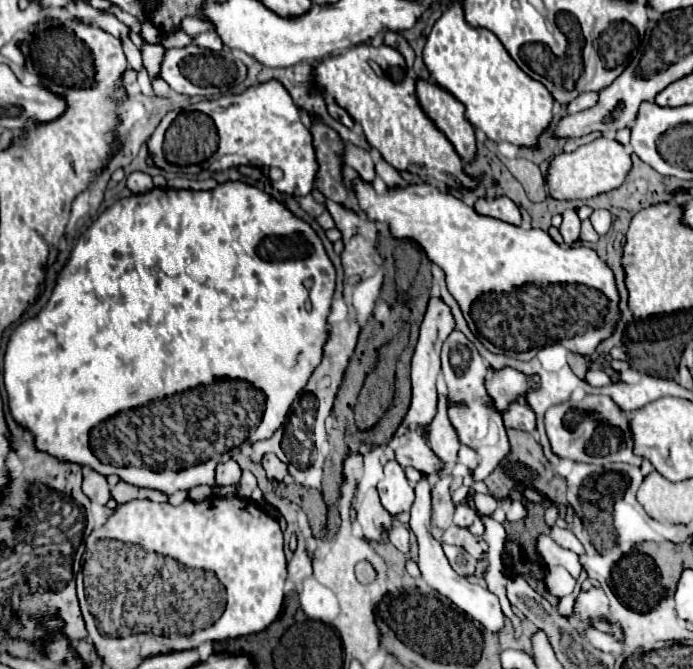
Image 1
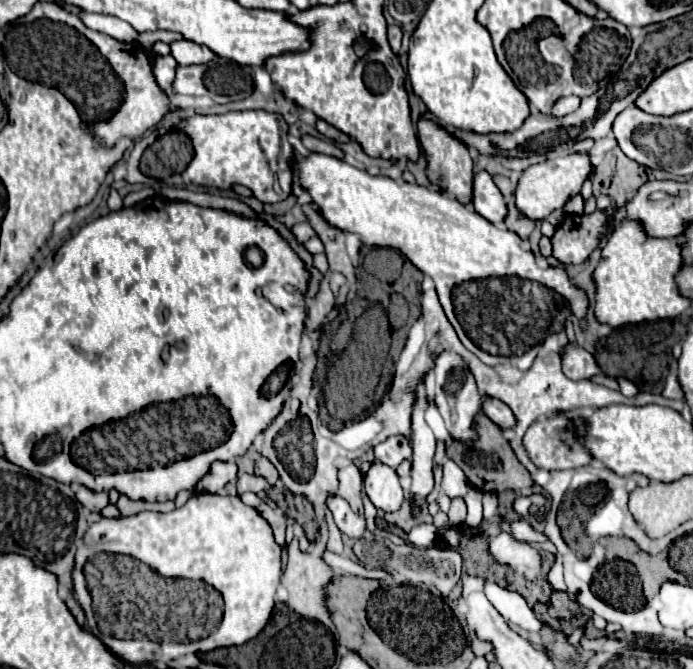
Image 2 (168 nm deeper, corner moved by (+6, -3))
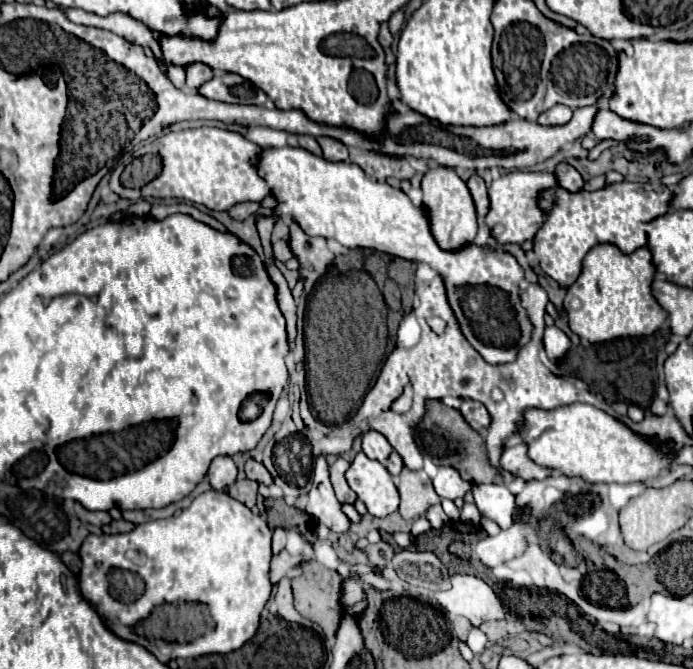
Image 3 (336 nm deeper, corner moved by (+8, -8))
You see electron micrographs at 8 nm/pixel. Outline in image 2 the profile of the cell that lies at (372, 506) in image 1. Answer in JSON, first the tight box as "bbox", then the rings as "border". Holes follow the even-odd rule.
{"bbox":[338,464,364,514],"border":[[[350,464],[346,468],[340,468],[338,472],[338,478],[340,478],[340,490],[338,494],[348,500],[350,508],[358,514],[364,514],[364,504],[362,504],[362,490],[364,490],[364,478],[360,474],[360,470]]]}

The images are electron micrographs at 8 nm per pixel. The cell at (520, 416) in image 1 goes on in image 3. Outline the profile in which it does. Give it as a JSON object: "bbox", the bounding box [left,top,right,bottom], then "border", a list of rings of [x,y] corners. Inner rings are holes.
{"bbox":[460,399,490,431],"border":[[[464,399],[462,405],[460,405],[460,413],[464,415],[464,421],[468,421],[468,425],[476,431],[482,431],[488,427],[490,423],[490,415],[486,411],[486,407],[478,401],[472,401],[472,399]]]}

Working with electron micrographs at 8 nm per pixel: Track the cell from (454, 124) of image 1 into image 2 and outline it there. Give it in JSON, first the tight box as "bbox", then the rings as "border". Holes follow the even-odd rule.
{"bbox":[418,116,474,204],"border":[[[420,116],[418,120],[418,138],[428,160],[428,178],[444,192],[454,194],[460,202],[468,204],[472,198],[472,176],[474,176],[472,174],[474,164],[468,148],[462,146],[462,142],[458,142],[458,138],[454,138],[442,124],[424,116]]]}

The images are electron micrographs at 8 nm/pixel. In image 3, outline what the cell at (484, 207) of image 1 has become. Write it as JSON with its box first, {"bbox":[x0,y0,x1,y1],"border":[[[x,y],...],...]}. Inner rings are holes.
{"bbox":[466,175,488,217],"border":[[[472,175],[472,177],[466,181],[466,185],[468,185],[470,195],[472,195],[472,199],[474,199],[478,217],[484,217],[484,215],[488,213],[488,191],[486,191],[484,179],[482,179],[480,175]]]}

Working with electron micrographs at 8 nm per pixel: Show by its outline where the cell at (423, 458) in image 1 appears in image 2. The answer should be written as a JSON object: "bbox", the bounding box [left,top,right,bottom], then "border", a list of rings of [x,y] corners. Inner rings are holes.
{"bbox":[374,434,412,468],"border":[[[402,434],[390,436],[384,442],[374,446],[374,456],[378,462],[390,466],[390,468],[398,468],[402,460],[410,460],[412,450],[410,450],[410,440],[402,438]]]}

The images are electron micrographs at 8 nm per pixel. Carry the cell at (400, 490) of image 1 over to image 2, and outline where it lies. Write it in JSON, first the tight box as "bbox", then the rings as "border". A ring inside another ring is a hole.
{"bbox":[364,462,404,512],"border":[[[372,462],[364,490],[372,504],[384,512],[396,512],[404,502],[404,490],[398,482],[396,470],[382,462]]]}

